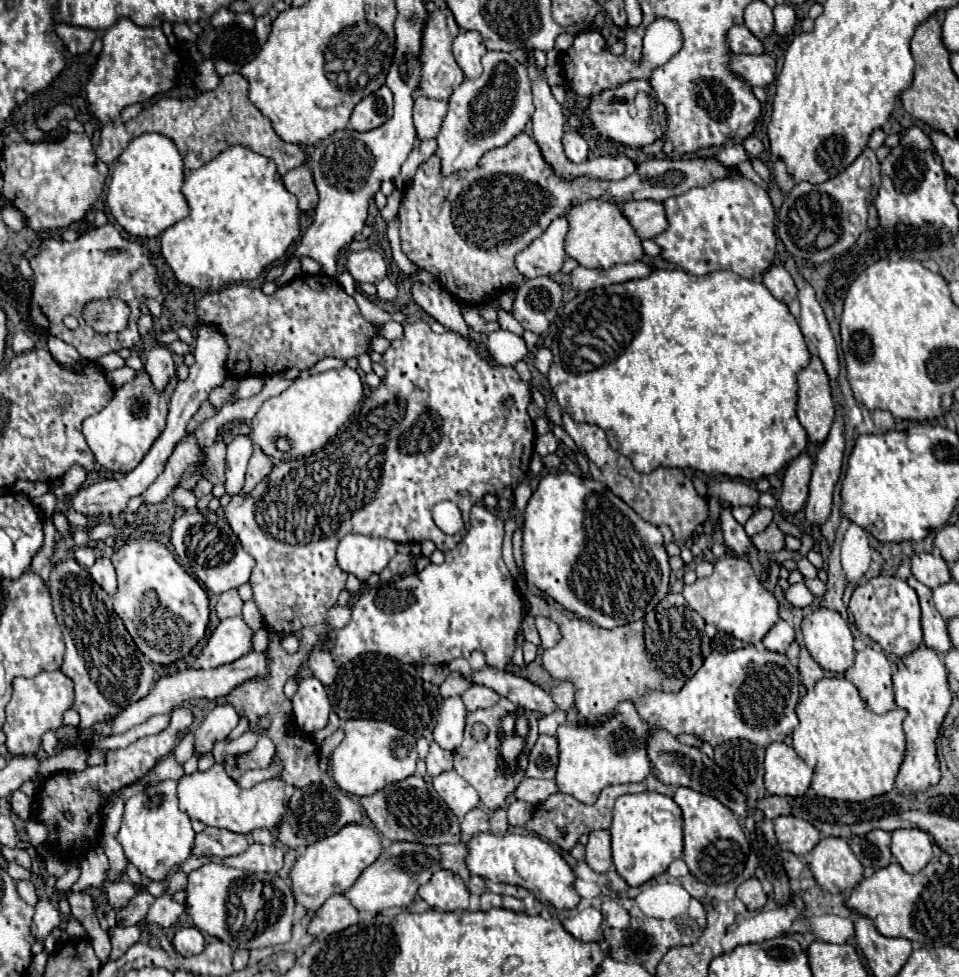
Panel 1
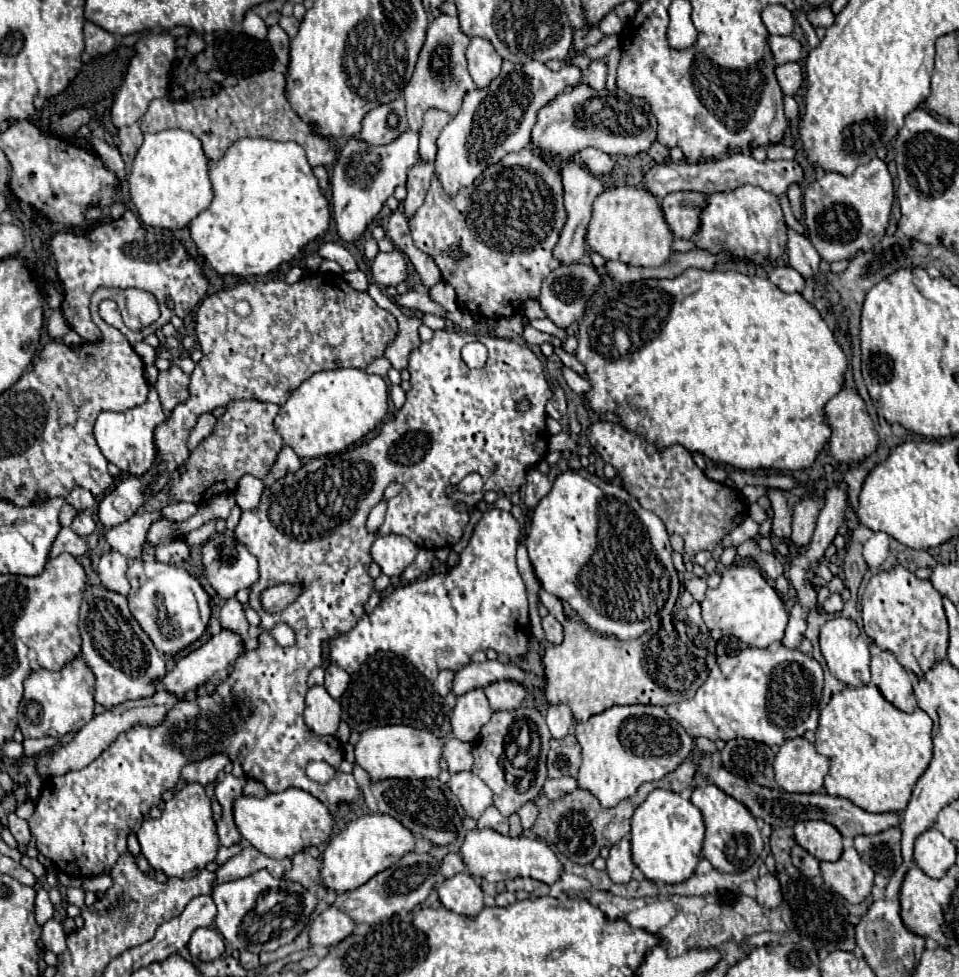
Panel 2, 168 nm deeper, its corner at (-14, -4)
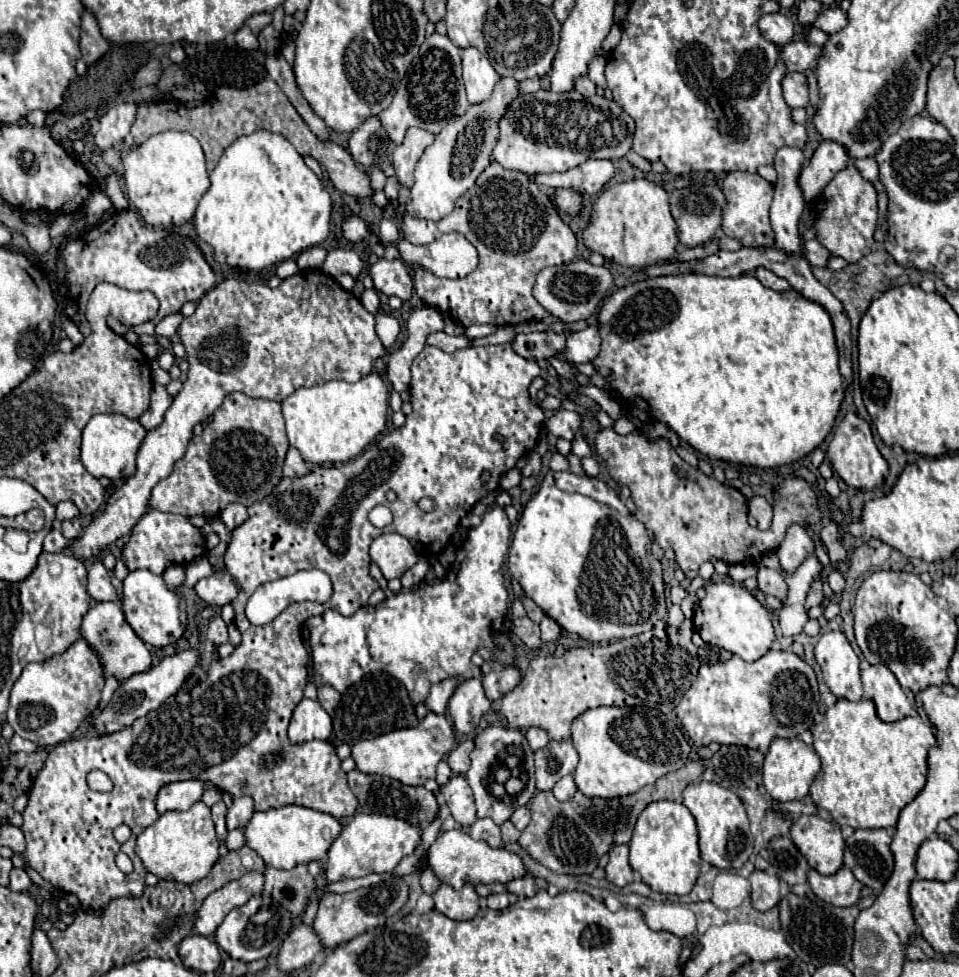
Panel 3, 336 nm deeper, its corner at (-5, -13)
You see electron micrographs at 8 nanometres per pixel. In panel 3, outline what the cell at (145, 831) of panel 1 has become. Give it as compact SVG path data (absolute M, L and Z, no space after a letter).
M197 801L187 811L167 811L159 815L159 819L137 837L135 853L141 857L145 869L159 879L185 885L201 881L219 859L219 841L215 837L209 807Z

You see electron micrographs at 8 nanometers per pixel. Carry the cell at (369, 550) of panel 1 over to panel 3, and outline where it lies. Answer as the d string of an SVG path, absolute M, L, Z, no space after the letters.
M385 533L371 543L371 561L379 565L383 577L389 581L401 577L409 567L417 563L417 553L411 543L399 533Z

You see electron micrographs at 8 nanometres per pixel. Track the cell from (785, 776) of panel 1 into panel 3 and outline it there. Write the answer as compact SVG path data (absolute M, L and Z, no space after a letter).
M773 739L769 745L769 753L765 755L763 761L763 787L779 803L803 799L809 793L809 787L819 773L821 773L821 763L813 747L805 745L799 739Z

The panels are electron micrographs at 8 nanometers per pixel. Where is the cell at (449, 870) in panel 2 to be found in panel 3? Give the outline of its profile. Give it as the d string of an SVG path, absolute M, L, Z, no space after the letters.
M427 867L423 873L421 873L421 887L427 895L433 895L437 891L437 887L441 887L441 879Z

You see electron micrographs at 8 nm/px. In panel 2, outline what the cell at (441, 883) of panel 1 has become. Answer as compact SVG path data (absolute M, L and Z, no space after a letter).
M460 872L438 886L440 902L458 914L476 916L484 908L484 892L468 872Z

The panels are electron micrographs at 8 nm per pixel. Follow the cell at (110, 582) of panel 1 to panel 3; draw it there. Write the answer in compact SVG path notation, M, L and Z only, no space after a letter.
M95 561L91 567L89 567L89 595L95 599L95 601L117 601L117 591L115 587L111 585L111 575L109 571L103 567L101 561Z

